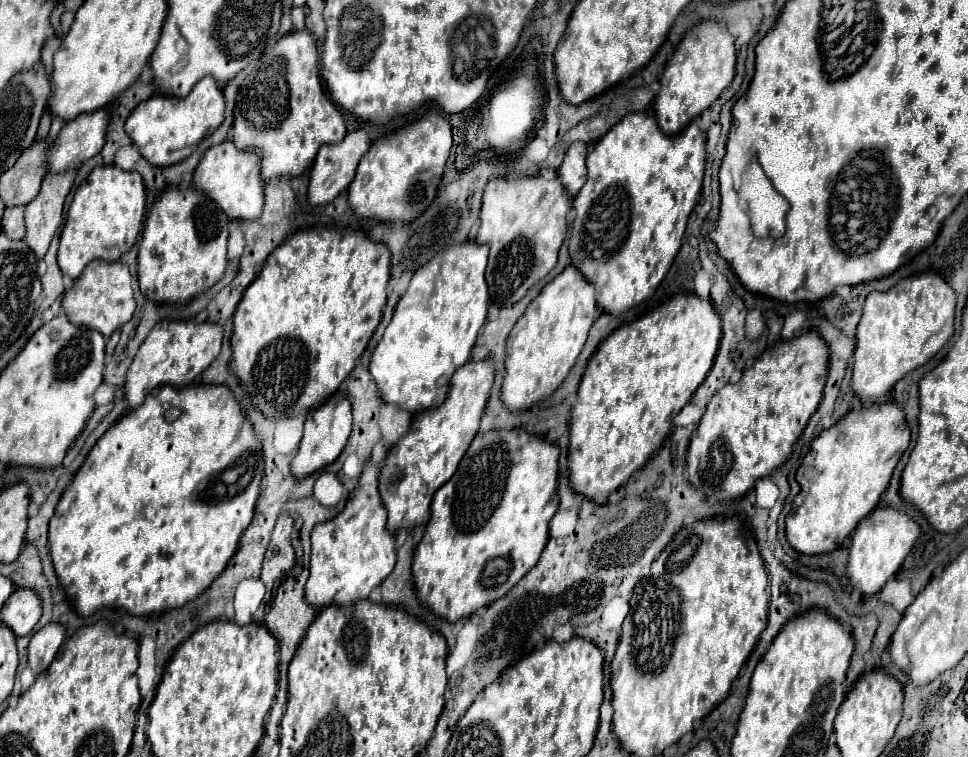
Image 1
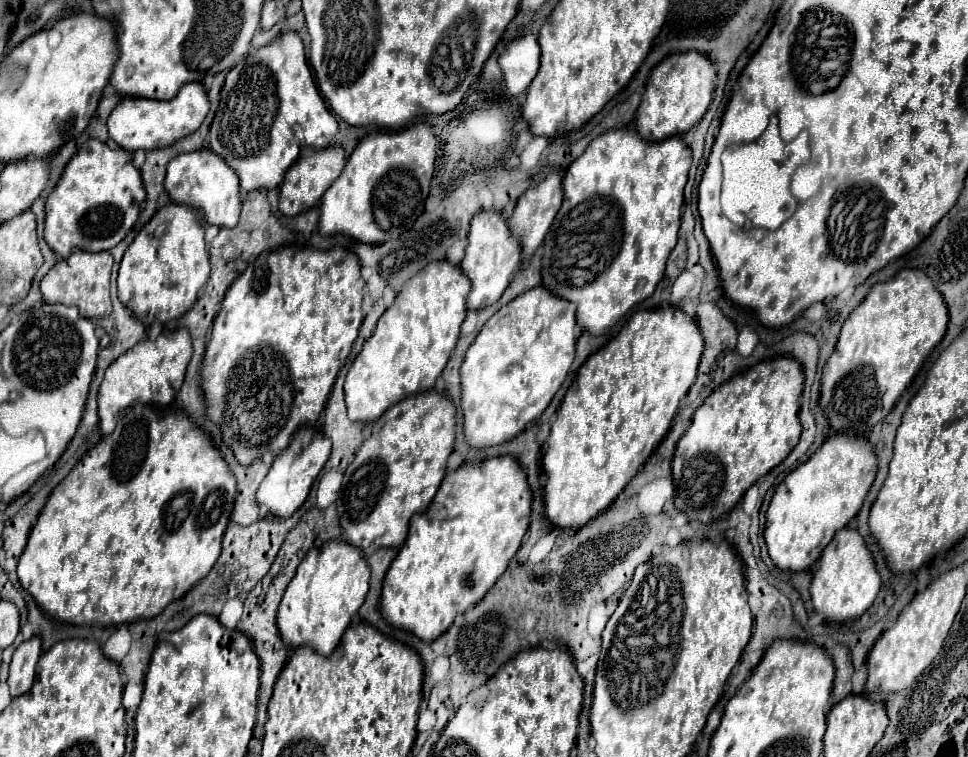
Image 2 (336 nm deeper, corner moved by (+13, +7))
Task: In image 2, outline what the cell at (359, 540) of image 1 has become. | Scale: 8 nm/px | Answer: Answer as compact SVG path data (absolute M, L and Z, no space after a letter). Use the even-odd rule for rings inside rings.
M332 540L322 548L312 550L298 566L294 582L286 588L280 602L276 624L282 642L296 650L300 646L314 648L314 652L328 656L338 646L338 640L352 622L352 616L364 604L370 582L370 568L358 548L348 542Z

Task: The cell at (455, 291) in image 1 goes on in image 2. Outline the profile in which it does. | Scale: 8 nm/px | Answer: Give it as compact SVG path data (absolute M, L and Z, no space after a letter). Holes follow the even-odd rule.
M446 260L432 262L422 274L406 282L348 370L344 392L352 422L376 422L406 396L434 388L460 336L468 292L470 280Z

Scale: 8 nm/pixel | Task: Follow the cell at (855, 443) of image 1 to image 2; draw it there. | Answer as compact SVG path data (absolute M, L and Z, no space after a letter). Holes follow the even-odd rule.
M836 434L816 450L808 462L792 470L776 488L766 512L764 540L772 562L780 570L808 570L834 538L862 508L874 482L878 464L872 446L862 438Z

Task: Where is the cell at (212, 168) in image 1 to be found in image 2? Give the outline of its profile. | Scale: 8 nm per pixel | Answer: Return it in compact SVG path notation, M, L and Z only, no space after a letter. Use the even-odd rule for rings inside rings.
M196 150L190 154L180 154L178 158L170 160L164 188L174 204L186 204L194 210L198 210L204 224L212 224L218 228L224 226L236 226L242 198L240 198L240 186L238 186L238 174L218 154L212 150Z

